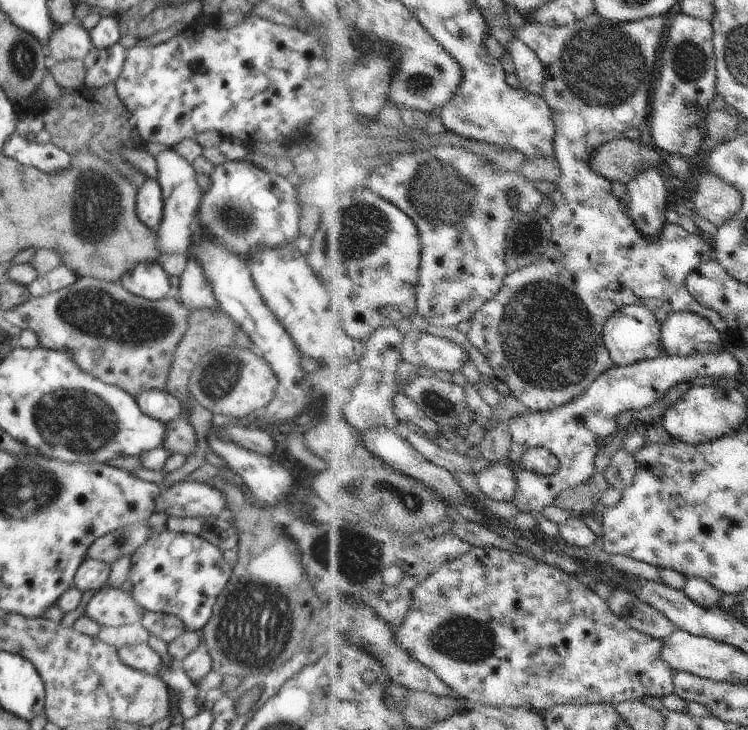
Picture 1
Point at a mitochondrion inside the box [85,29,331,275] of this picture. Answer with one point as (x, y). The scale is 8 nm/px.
(236, 218)

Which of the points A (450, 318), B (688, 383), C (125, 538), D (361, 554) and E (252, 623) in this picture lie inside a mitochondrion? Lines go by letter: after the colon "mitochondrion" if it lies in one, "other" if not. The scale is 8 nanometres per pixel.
A: other
B: other
C: mitochondrion
D: mitochondrion
E: mitochondrion

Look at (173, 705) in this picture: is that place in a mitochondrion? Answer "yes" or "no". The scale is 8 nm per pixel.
no

